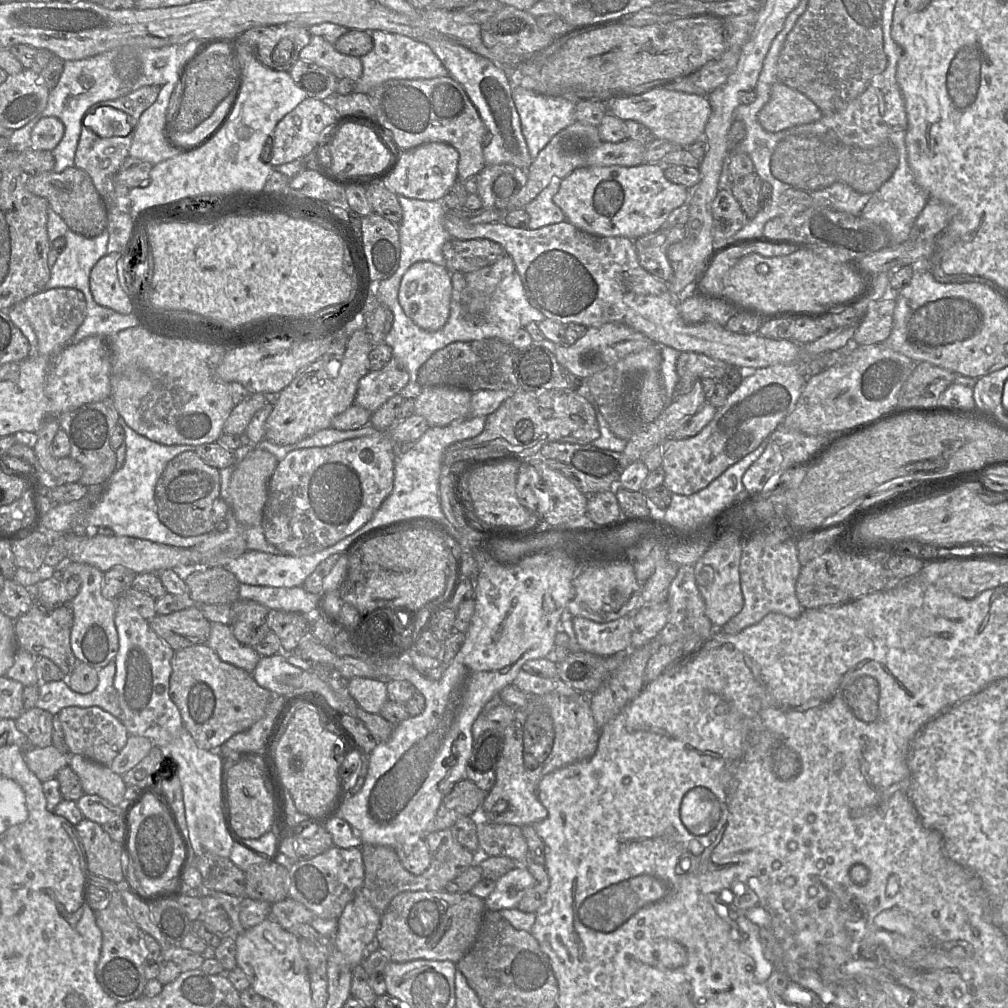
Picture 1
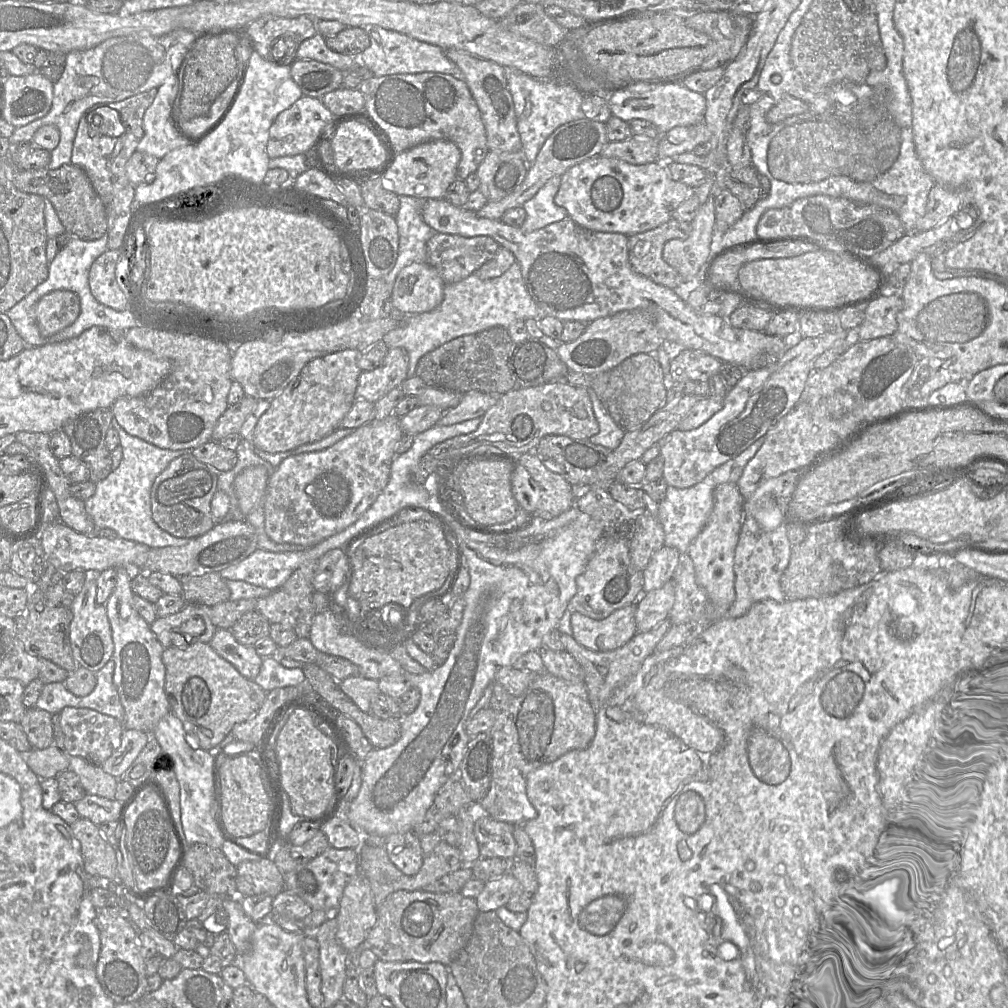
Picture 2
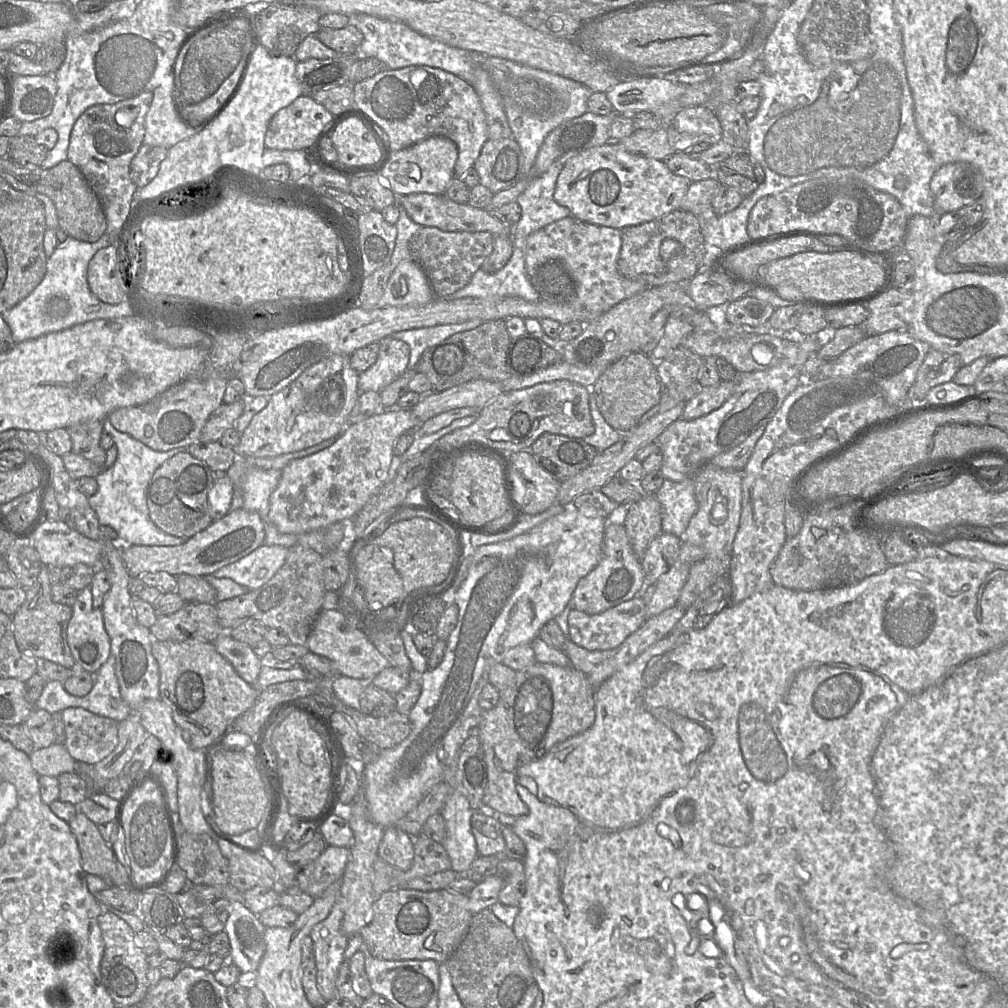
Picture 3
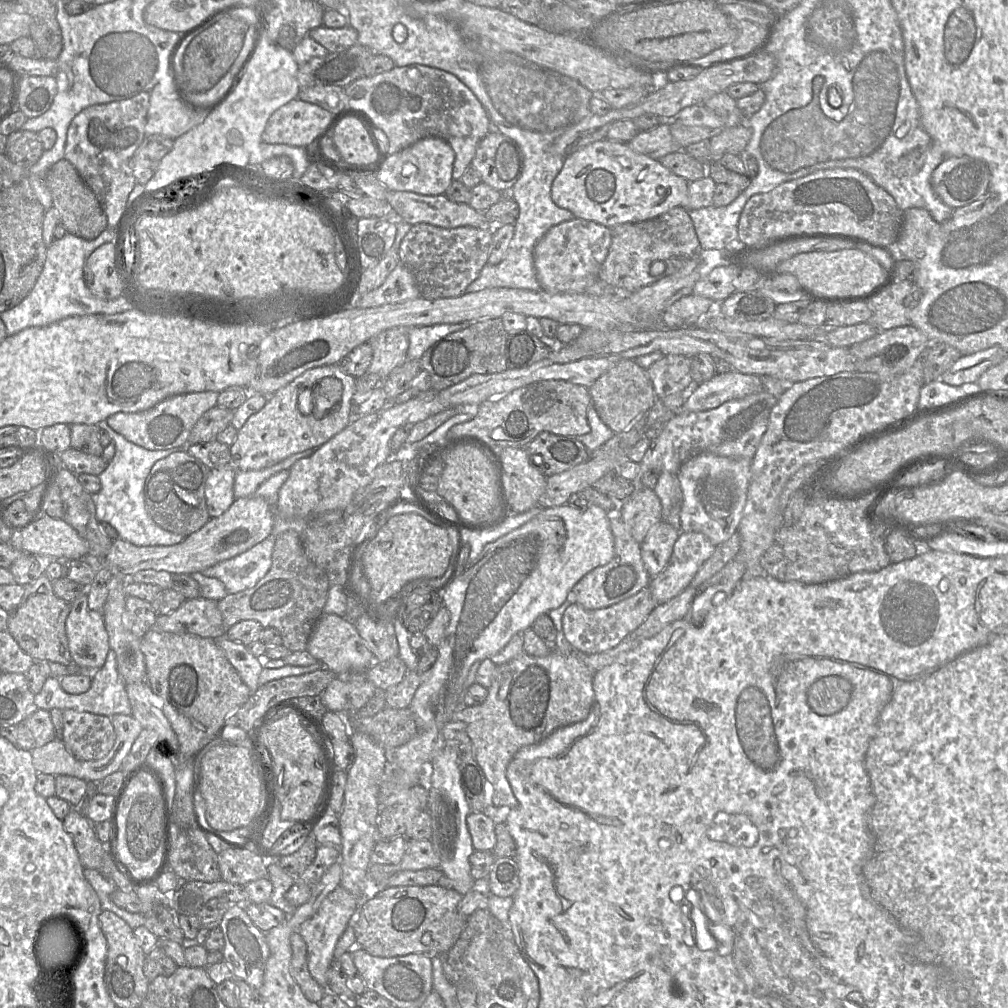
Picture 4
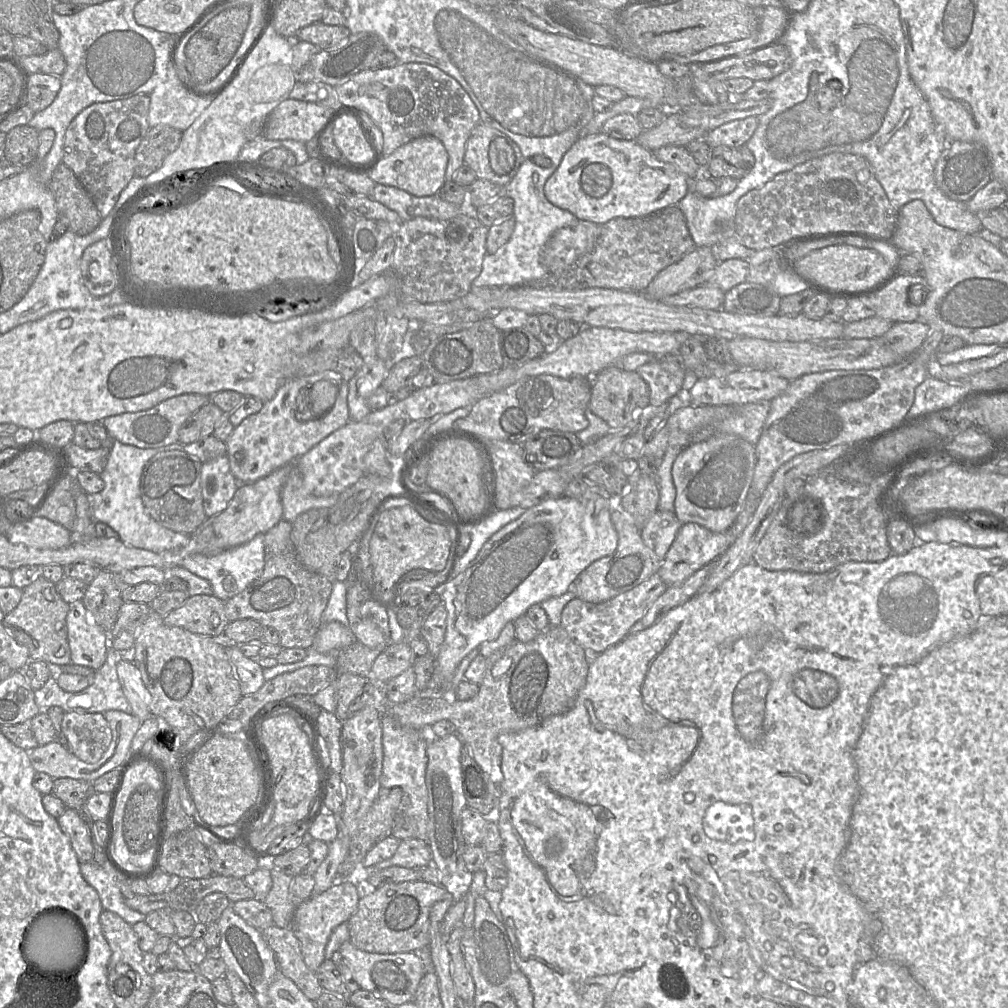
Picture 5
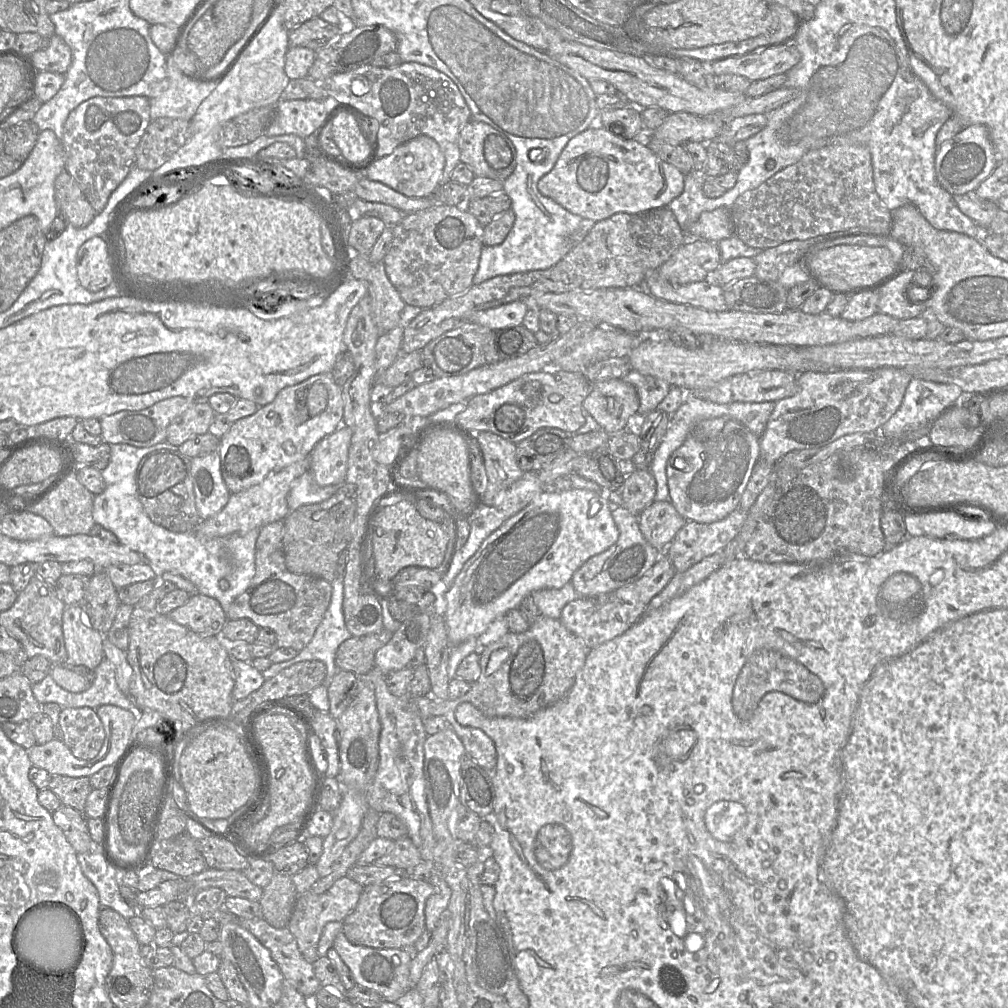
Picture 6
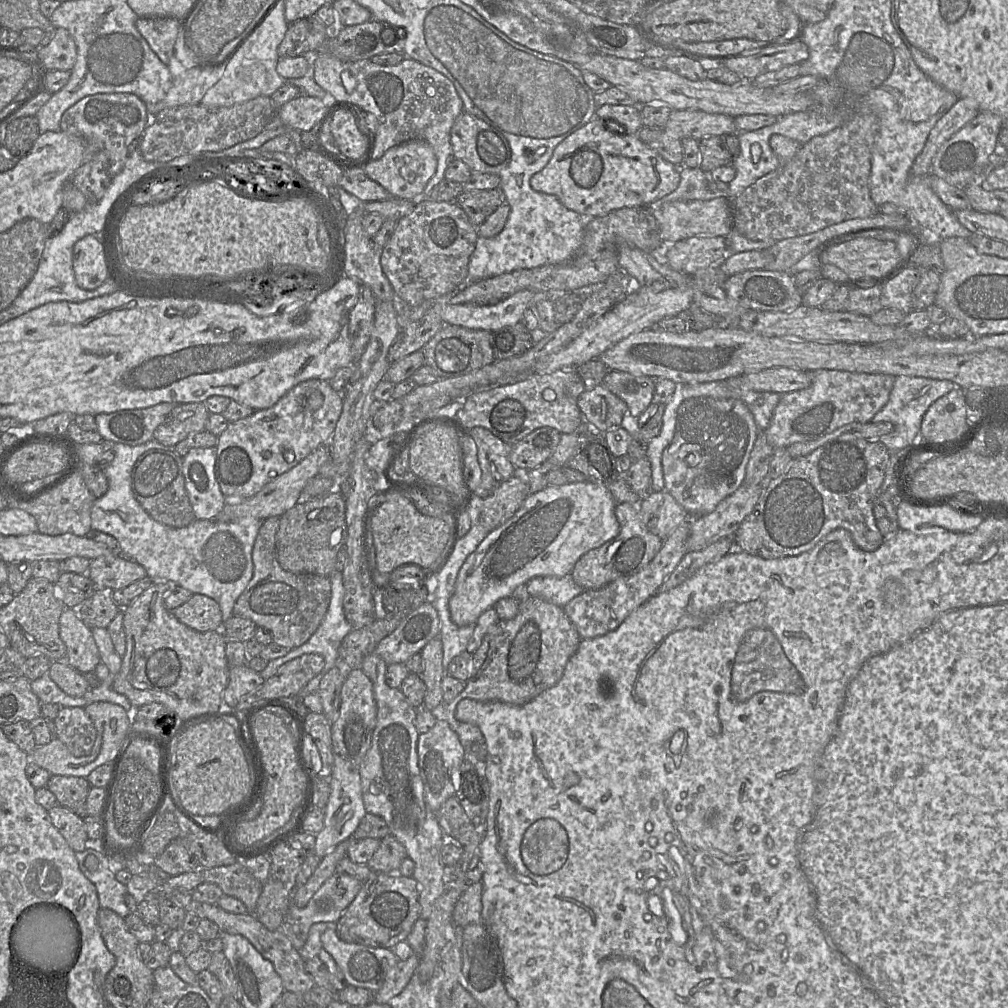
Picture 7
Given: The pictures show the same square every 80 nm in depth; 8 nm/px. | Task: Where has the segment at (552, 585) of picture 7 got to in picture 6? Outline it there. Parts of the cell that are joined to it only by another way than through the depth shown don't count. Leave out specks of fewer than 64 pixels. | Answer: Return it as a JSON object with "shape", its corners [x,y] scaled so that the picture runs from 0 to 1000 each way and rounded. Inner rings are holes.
{"shape":[[[566,577],[562,578],[557,583],[533,585],[527,591],[538,610],[549,614],[556,614],[560,601],[577,592]]]}

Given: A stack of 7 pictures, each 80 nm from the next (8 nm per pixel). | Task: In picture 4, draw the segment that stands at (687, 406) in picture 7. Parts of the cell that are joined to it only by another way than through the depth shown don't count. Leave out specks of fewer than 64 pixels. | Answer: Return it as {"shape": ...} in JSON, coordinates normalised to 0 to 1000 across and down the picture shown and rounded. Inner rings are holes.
{"shape":[[[698,448],[676,462],[672,469],[677,485],[676,528],[696,529],[711,543],[731,527],[741,497],[745,456]]]}

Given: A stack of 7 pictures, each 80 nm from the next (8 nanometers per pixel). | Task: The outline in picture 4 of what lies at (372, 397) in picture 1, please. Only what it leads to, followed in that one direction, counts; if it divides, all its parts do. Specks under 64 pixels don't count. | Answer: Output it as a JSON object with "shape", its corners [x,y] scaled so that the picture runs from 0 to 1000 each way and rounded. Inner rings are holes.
{"shape":[[[388,325],[367,337],[370,356],[365,370],[375,372],[379,377],[382,377],[392,365],[404,358],[405,326],[407,325]]]}

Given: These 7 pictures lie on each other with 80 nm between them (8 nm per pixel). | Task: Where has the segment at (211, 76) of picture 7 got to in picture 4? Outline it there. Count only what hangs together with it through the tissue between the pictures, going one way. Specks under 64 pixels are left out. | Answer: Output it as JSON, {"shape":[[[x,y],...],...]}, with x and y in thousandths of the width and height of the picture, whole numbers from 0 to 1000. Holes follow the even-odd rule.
{"shape":[[[175,79],[163,89],[163,84],[154,84],[148,91],[149,100],[145,113],[144,134],[160,133],[172,139],[199,123],[206,112],[190,111],[177,98]]]}

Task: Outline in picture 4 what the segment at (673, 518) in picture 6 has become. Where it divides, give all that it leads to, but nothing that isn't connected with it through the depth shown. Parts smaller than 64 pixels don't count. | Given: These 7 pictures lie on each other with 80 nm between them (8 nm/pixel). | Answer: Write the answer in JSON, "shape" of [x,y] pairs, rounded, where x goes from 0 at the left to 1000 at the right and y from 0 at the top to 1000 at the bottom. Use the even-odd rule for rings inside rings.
{"shape":[[[659,515],[644,525],[636,540],[636,553],[646,572],[652,571],[663,560],[675,529],[675,524]]]}

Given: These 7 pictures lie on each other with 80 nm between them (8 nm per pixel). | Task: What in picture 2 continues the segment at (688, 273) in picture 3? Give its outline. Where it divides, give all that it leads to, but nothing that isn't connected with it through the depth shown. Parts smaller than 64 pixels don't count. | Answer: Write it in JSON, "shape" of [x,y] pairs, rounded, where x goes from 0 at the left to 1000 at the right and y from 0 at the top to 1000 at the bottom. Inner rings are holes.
{"shape":[[[666,216],[661,221],[623,235],[623,254],[628,268],[648,280],[671,287],[677,275],[657,255],[660,241],[667,237],[680,238],[686,231],[686,221]]]}

